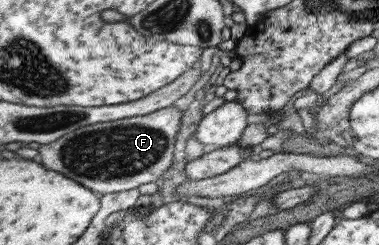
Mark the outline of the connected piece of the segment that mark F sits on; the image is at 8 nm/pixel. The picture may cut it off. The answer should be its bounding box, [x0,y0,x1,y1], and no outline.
[37,106,181,196]

